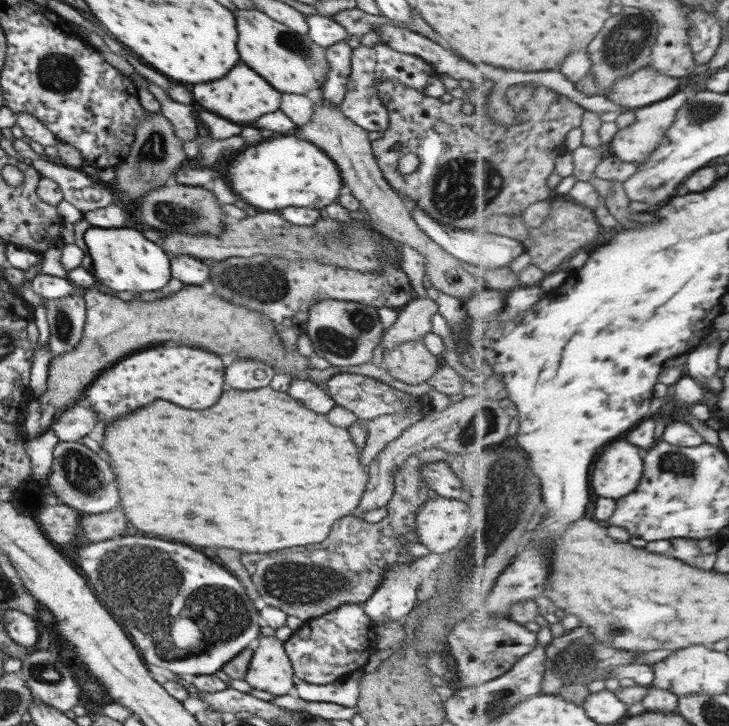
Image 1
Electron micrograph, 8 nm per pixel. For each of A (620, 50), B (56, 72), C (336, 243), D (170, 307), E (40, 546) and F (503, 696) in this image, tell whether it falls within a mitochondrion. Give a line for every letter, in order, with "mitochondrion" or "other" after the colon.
A: mitochondrion
B: mitochondrion
C: mitochondrion
D: other
E: other
F: mitochondrion

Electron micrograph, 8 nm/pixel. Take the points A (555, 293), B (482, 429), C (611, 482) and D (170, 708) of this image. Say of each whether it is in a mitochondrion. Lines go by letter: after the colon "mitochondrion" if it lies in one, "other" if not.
A: other
B: mitochondrion
C: other
D: other

